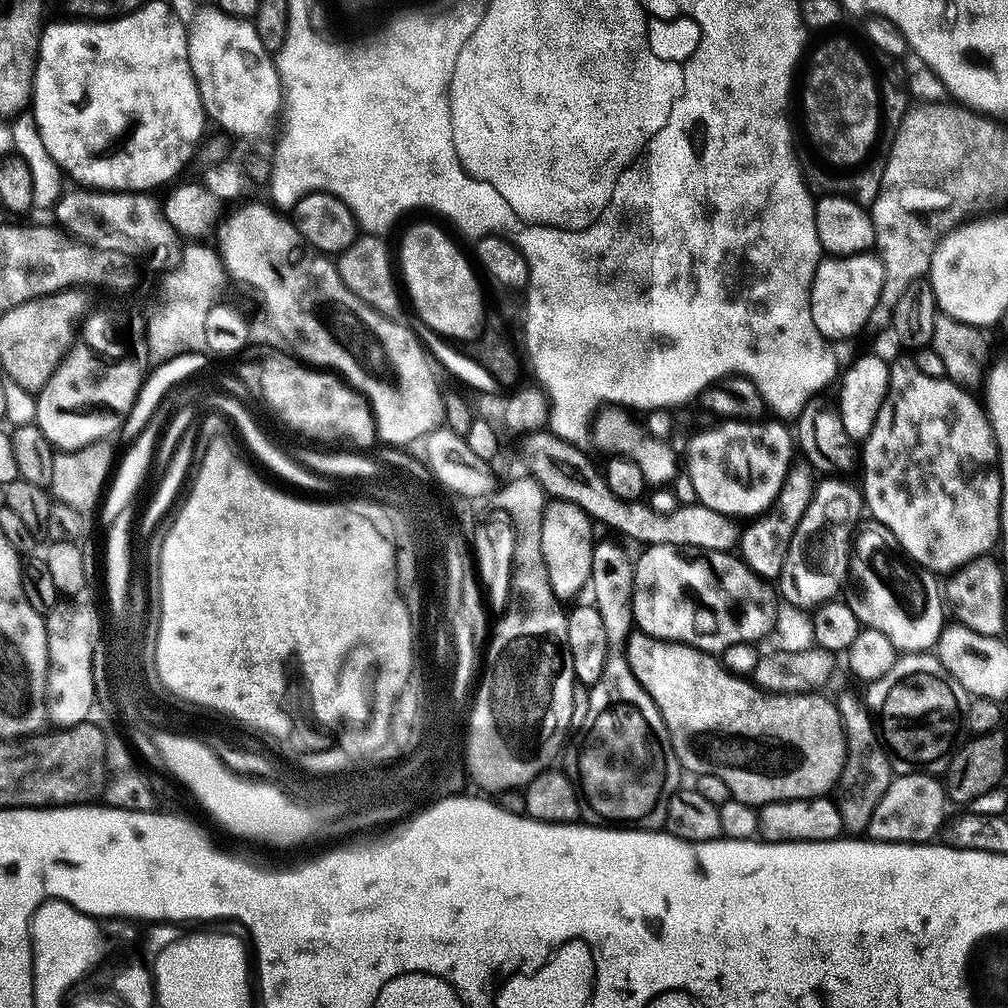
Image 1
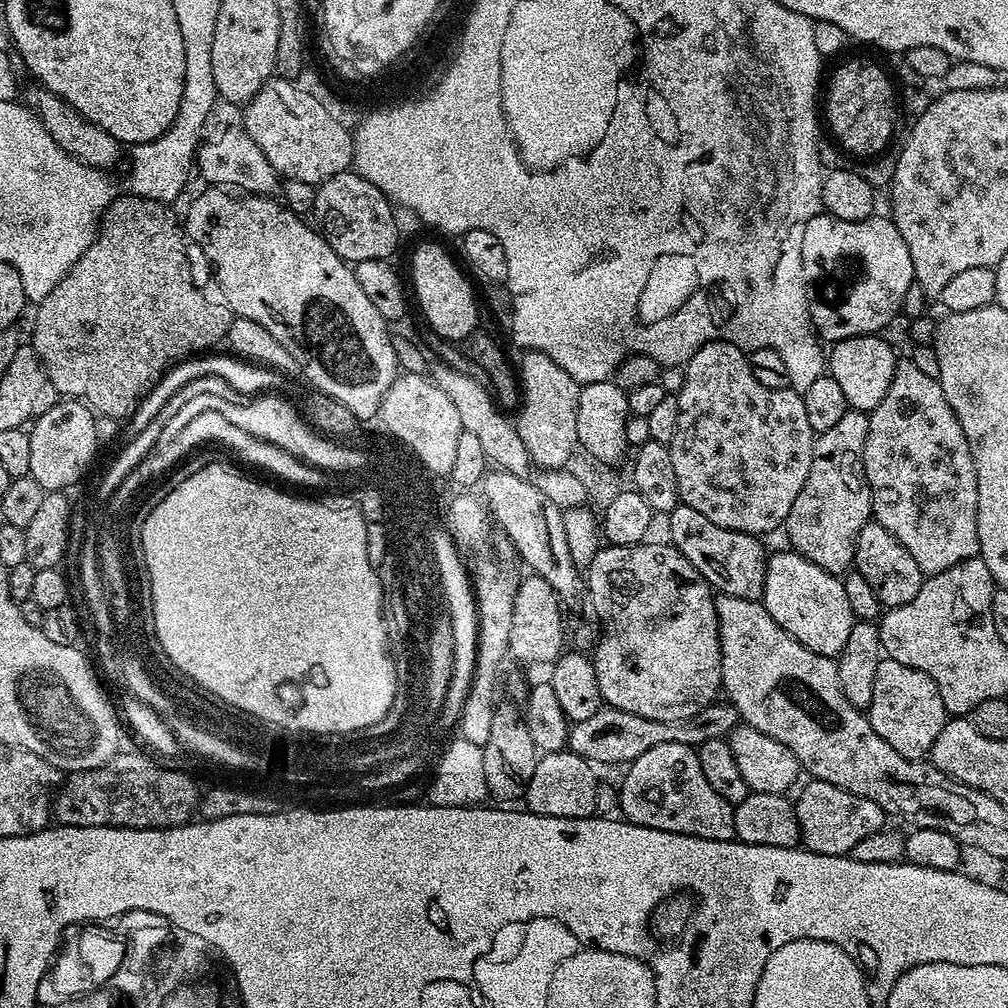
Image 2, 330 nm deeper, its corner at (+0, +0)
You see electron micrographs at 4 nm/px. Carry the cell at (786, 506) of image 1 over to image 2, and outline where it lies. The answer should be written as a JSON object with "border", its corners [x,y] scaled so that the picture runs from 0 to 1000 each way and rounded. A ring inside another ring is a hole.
{"border":[[[678,498],[662,509],[661,516],[662,535],[689,562],[694,572],[711,588],[748,596],[757,592],[760,547],[750,537],[753,535],[749,531],[712,522],[704,518],[700,510],[692,510],[692,506]]]}

